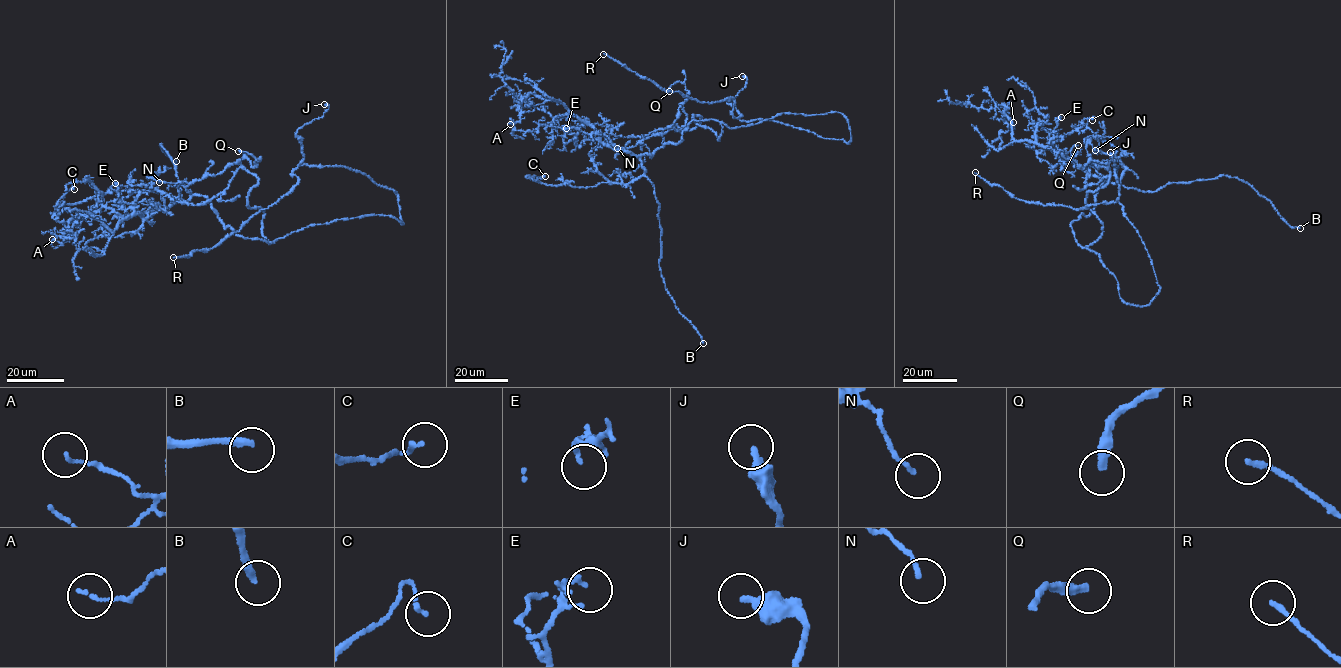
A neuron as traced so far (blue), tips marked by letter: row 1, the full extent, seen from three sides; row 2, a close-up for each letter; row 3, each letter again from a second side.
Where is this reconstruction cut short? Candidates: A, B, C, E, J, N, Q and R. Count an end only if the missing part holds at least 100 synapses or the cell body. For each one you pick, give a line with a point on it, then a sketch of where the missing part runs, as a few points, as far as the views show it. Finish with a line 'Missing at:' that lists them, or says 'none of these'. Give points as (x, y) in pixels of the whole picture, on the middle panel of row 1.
B: at (703, 343); missing branch runs (703, 343), (710, 363), (709, 359), (714, 359), (711, 365)
Missing at: B

